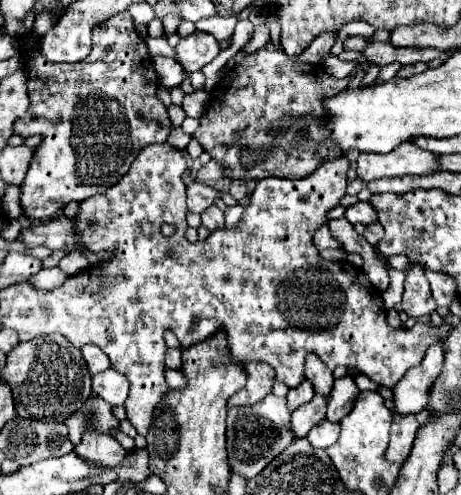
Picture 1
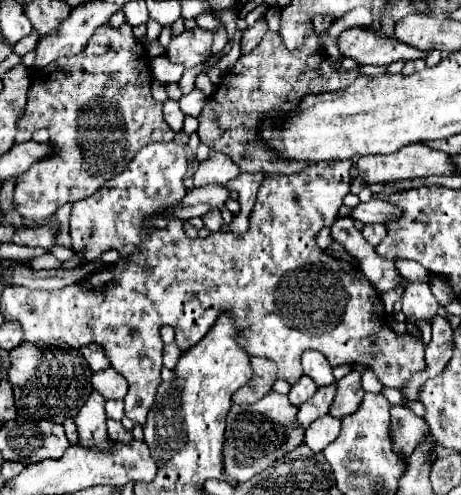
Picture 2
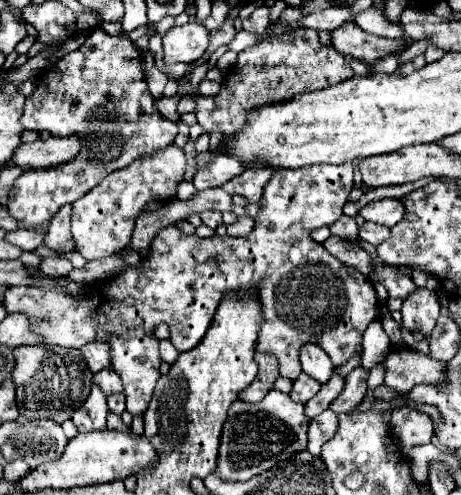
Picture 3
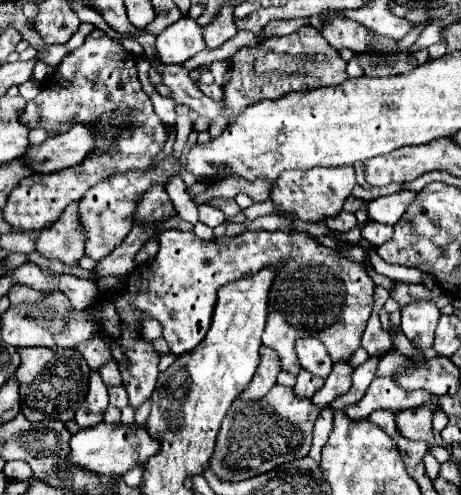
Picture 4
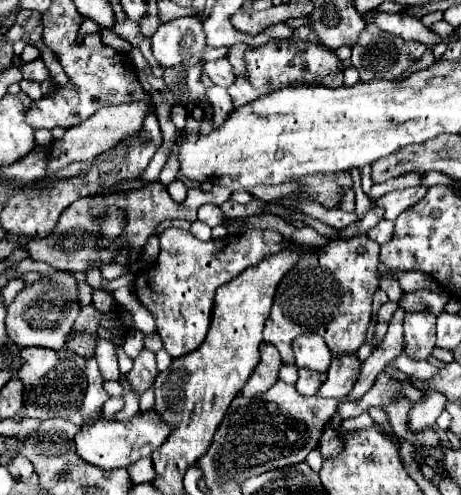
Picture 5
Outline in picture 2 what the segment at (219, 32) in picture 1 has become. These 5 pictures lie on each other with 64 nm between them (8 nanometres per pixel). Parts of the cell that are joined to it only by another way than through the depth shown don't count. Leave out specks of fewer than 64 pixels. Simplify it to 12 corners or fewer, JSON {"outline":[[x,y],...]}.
{"outline":[[200,14],[196,24],[204,30],[216,32],[222,26],[214,14]]}

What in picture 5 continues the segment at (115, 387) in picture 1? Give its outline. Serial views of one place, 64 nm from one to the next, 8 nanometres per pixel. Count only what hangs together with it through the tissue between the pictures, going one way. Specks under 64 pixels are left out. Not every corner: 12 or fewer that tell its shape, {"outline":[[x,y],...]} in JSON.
{"outline":[[98,340],[96,360],[104,380],[120,380],[116,348]]}

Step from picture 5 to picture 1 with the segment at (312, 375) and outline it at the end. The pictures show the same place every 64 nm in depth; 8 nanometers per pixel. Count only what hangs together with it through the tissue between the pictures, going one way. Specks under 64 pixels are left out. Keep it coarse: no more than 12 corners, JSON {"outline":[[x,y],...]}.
{"outline":[[308,380],[290,388],[286,396],[290,410],[310,402],[314,388]]}

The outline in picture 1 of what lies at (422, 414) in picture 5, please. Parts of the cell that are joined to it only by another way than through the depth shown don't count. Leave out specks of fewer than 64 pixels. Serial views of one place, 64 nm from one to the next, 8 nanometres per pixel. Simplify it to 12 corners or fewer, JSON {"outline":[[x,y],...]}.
{"outline":[[394,414],[386,460],[402,464],[414,444],[416,416]]}

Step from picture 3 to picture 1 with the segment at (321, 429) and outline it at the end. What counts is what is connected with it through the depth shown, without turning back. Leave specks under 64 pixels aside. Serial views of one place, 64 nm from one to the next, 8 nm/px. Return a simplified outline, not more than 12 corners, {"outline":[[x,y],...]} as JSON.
{"outline":[[322,420],[306,438],[314,448],[328,448],[338,440],[340,426]]}

